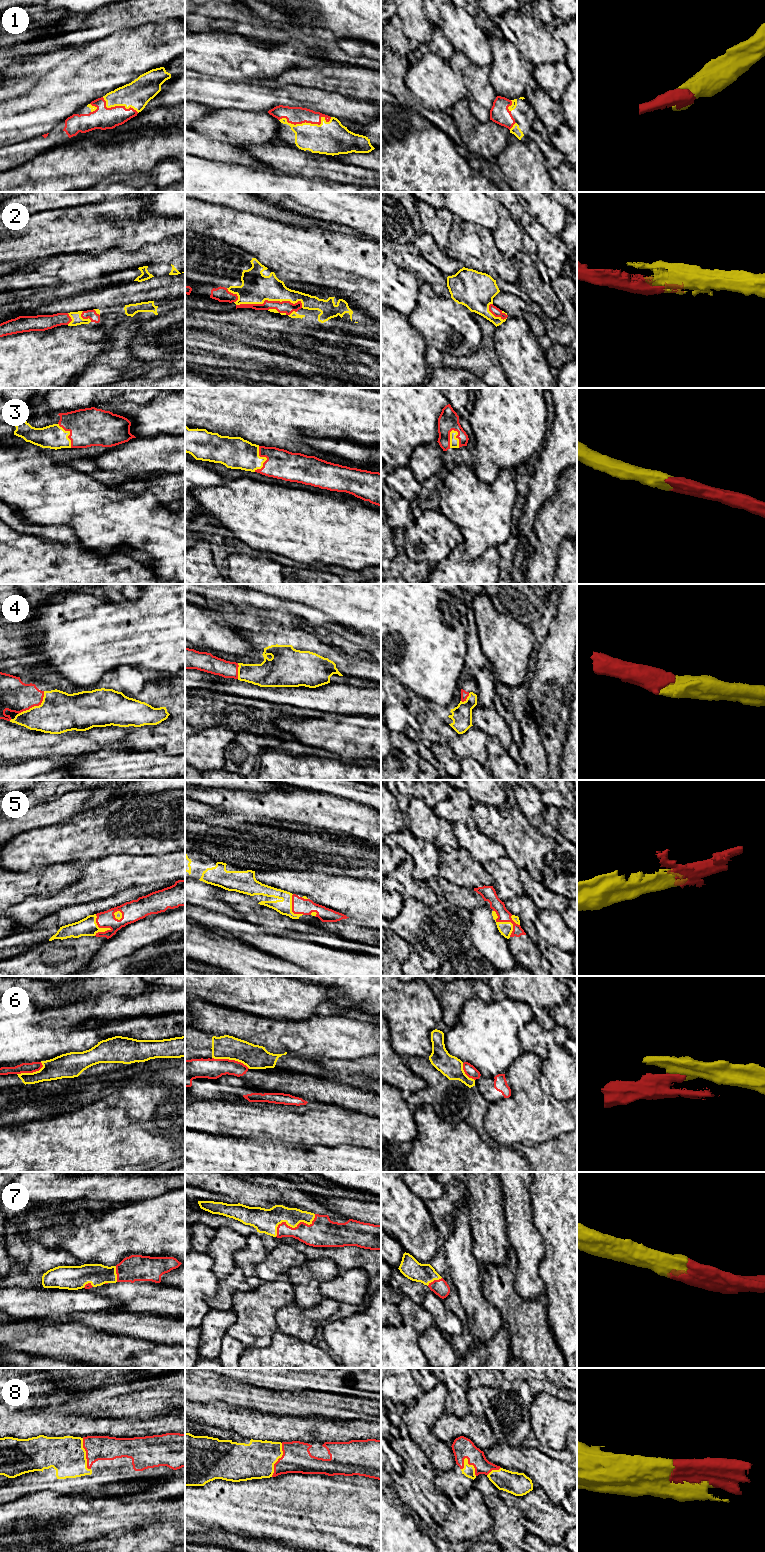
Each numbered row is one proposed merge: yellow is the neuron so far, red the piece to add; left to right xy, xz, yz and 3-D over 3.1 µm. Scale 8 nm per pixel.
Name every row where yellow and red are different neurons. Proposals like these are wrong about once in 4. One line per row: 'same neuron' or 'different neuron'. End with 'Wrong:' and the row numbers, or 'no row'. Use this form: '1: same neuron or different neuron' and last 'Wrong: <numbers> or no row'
1: same neuron
2: same neuron
3: same neuron
4: same neuron
5: same neuron
6: different neuron
7: same neuron
8: same neuron
Wrong: 6

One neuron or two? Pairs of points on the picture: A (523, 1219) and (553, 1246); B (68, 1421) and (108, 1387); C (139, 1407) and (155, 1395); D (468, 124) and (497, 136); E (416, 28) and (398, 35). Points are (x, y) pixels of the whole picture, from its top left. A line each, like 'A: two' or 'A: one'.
A: two
B: two
C: one
D: one
E: two

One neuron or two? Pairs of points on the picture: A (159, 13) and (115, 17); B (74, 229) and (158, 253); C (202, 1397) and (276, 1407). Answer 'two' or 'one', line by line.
A: one
B: two
C: one

